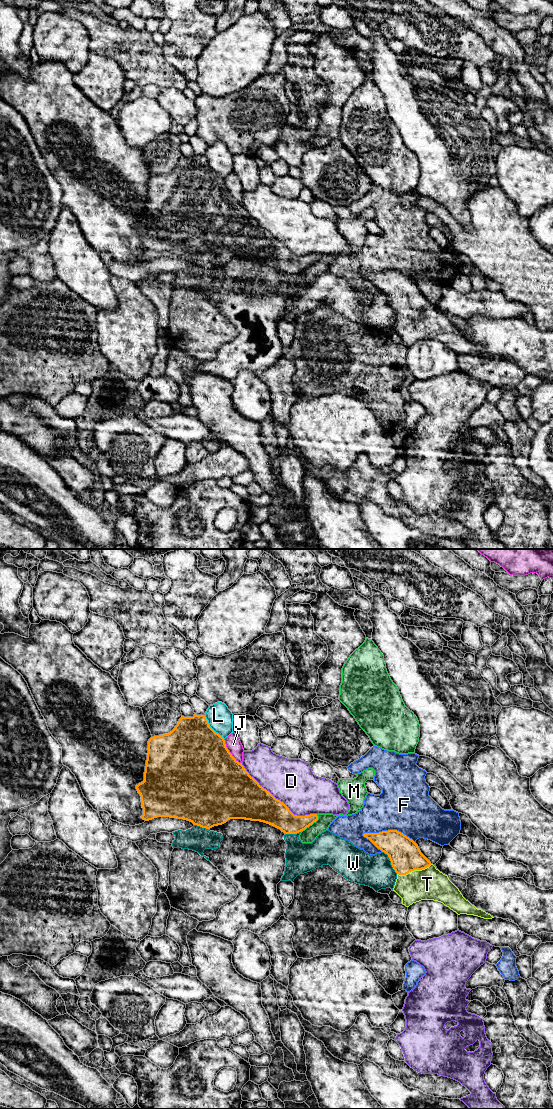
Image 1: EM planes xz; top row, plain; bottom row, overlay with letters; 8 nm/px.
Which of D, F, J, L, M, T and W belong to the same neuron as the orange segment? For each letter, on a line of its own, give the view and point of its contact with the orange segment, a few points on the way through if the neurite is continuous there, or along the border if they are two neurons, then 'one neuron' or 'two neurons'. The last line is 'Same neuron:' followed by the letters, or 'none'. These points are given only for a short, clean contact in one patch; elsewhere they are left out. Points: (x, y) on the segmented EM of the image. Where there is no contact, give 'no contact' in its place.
D: meets orange in xz at (277, 799); two neurons
F: meets orange in xz at (388, 830); two neurons
J: meets orange in xz at (229, 752); two neurons
L: meets orange in xz at (211, 728); two neurons
M: meets orange in xz at (311, 824); two neurons
T: meets orange in xz at (414, 869); runs through xz (405, 856), (414, 869), (427, 884); one neuron
W: meets orange in xz at (391, 862); two neurons
Same neuron: T

